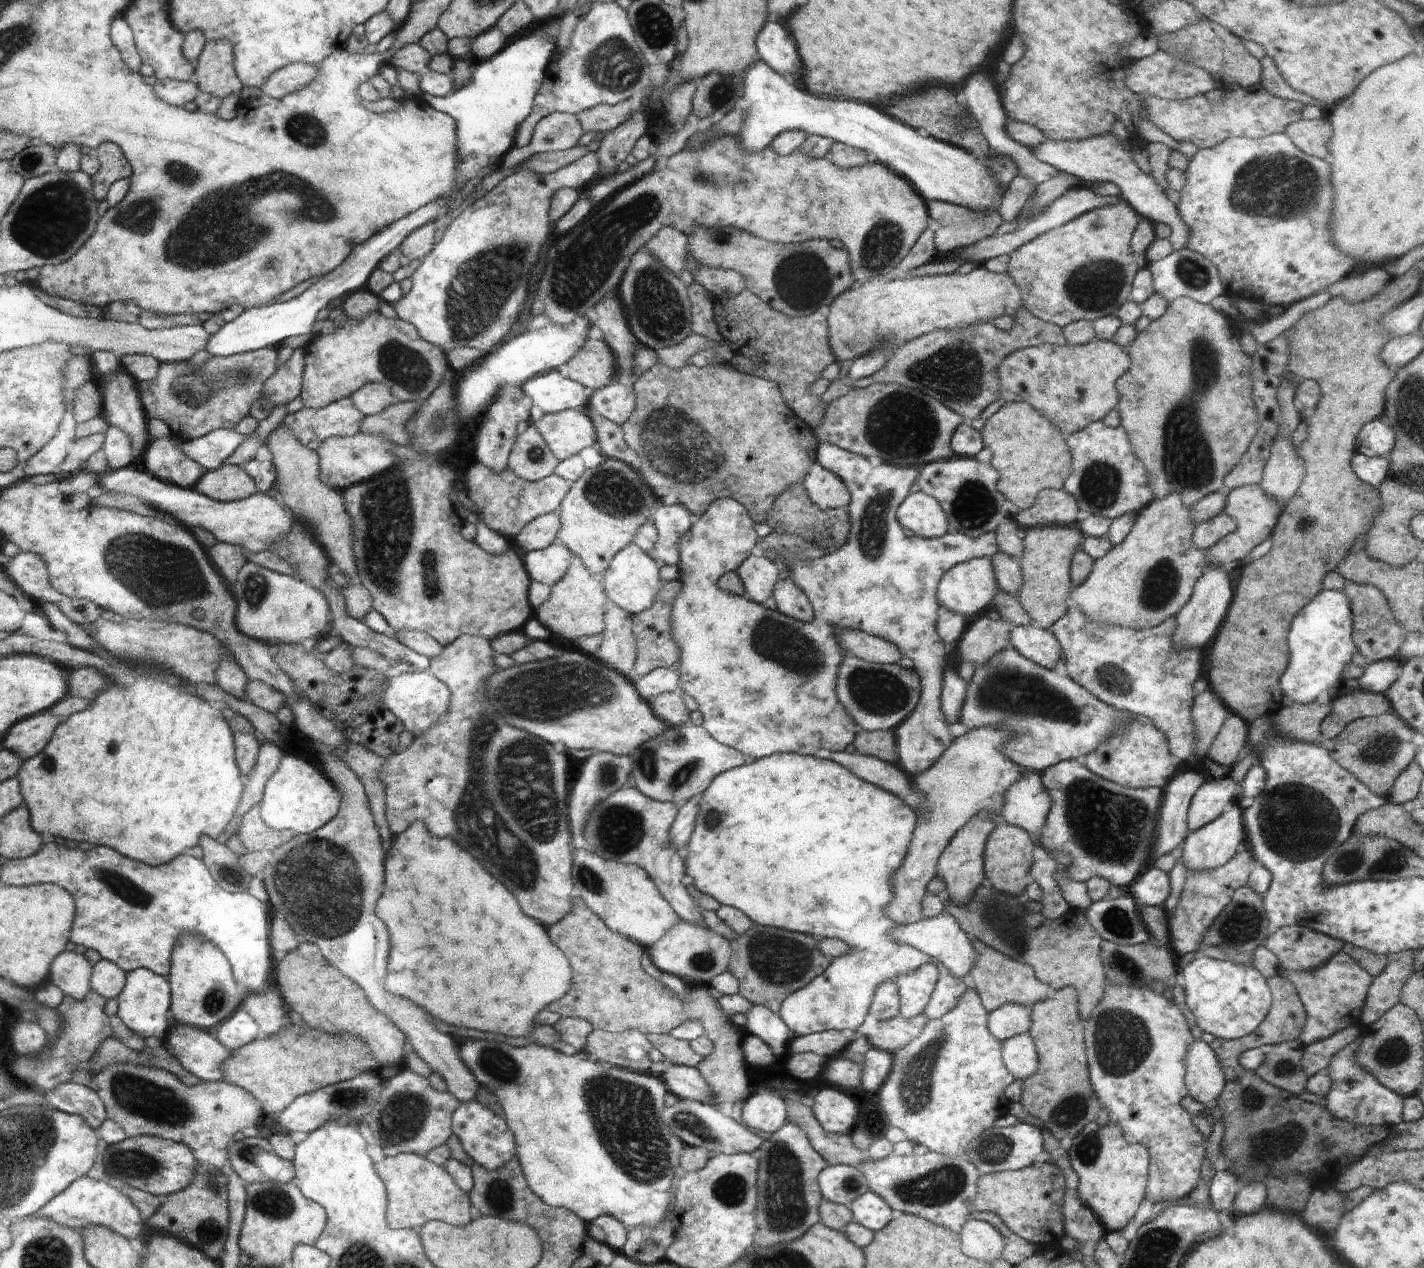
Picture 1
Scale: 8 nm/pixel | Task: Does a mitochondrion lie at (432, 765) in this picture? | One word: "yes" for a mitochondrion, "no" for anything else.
no

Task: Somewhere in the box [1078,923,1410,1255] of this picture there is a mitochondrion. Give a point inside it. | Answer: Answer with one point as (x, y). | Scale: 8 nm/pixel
(1122, 1039)

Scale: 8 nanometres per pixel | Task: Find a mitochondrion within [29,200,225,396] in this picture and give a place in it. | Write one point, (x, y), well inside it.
(46, 360)

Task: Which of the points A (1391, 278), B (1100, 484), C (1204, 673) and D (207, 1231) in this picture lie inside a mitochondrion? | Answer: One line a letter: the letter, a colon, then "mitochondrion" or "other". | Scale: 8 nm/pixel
A: other
B: mitochondrion
C: other
D: mitochondrion

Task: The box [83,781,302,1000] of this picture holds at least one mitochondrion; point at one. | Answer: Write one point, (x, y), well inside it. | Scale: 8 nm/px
(123, 886)

